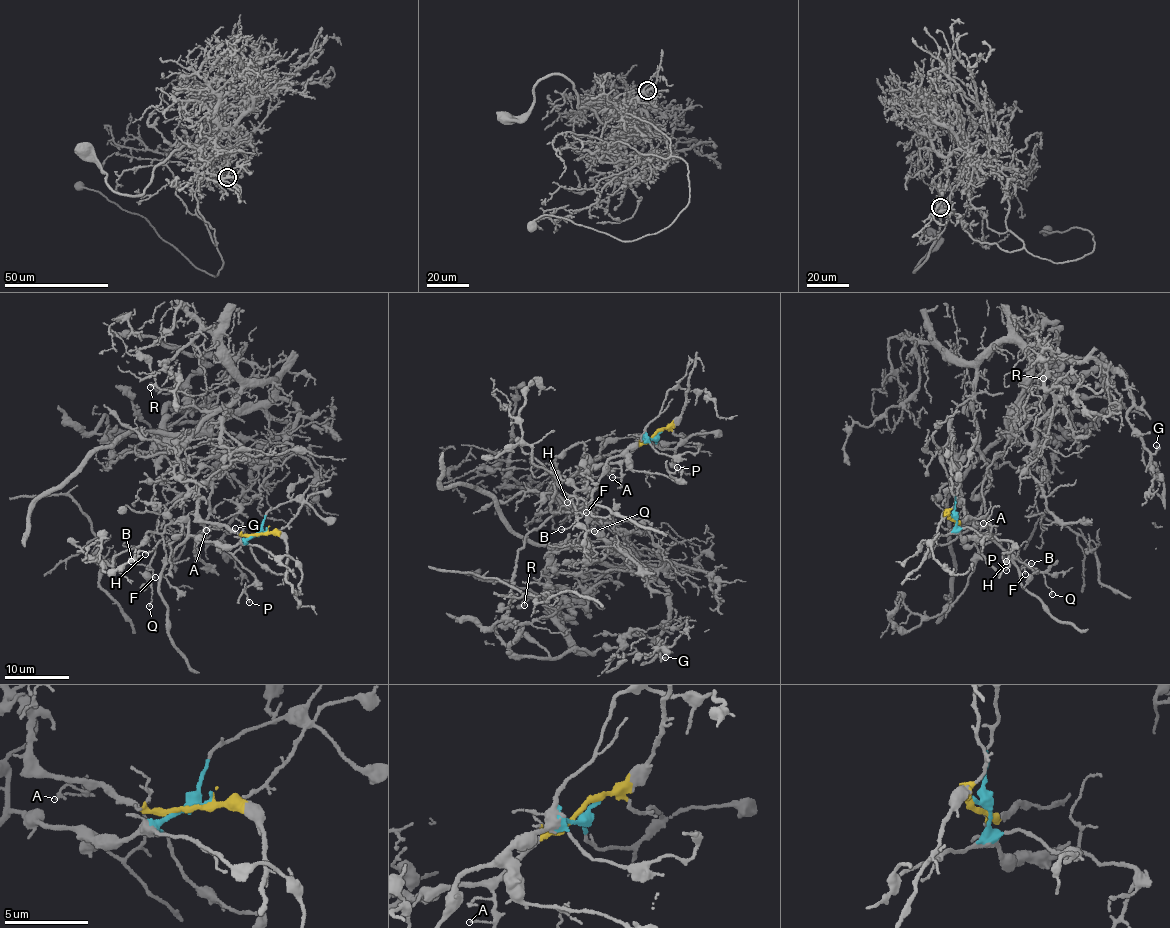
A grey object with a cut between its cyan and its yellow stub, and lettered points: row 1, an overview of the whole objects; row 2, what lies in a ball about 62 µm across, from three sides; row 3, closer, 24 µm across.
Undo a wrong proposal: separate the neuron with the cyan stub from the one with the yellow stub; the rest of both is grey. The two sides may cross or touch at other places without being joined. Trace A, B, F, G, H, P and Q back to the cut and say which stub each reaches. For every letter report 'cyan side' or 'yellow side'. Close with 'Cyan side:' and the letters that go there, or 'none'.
A: yellow side
B: cyan side
F: cyan side
G: yellow side
H: cyan side
P: cyan side
Q: cyan side
Cyan side: B, F, H, P, Q

